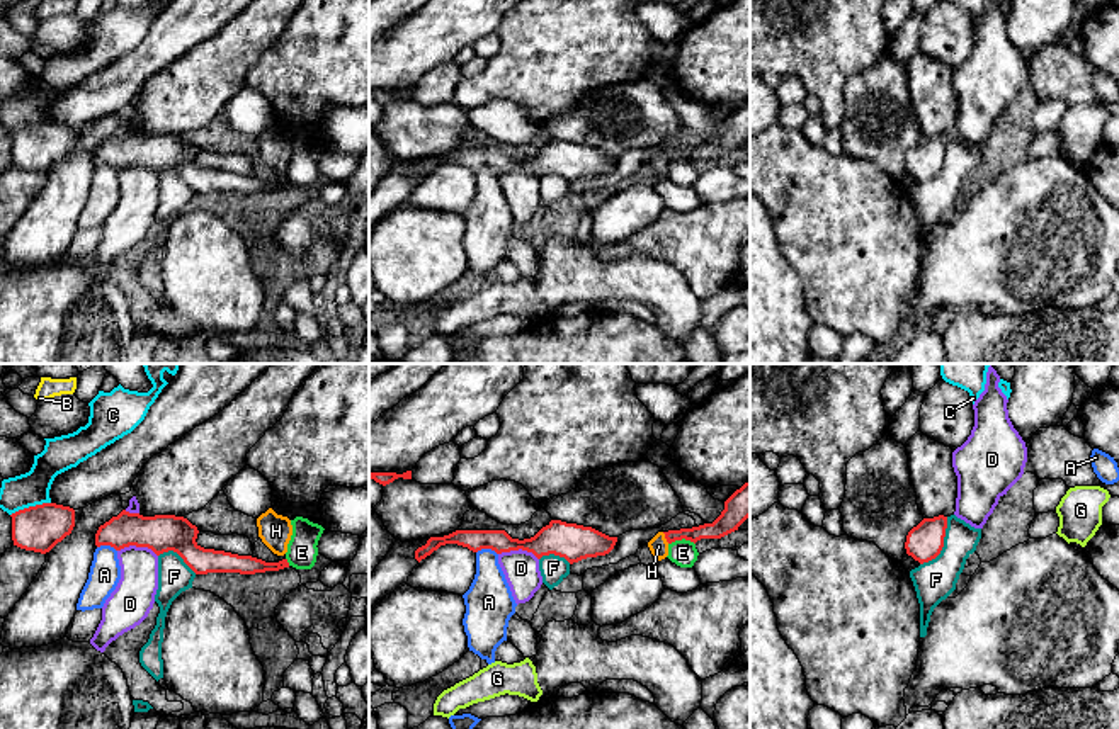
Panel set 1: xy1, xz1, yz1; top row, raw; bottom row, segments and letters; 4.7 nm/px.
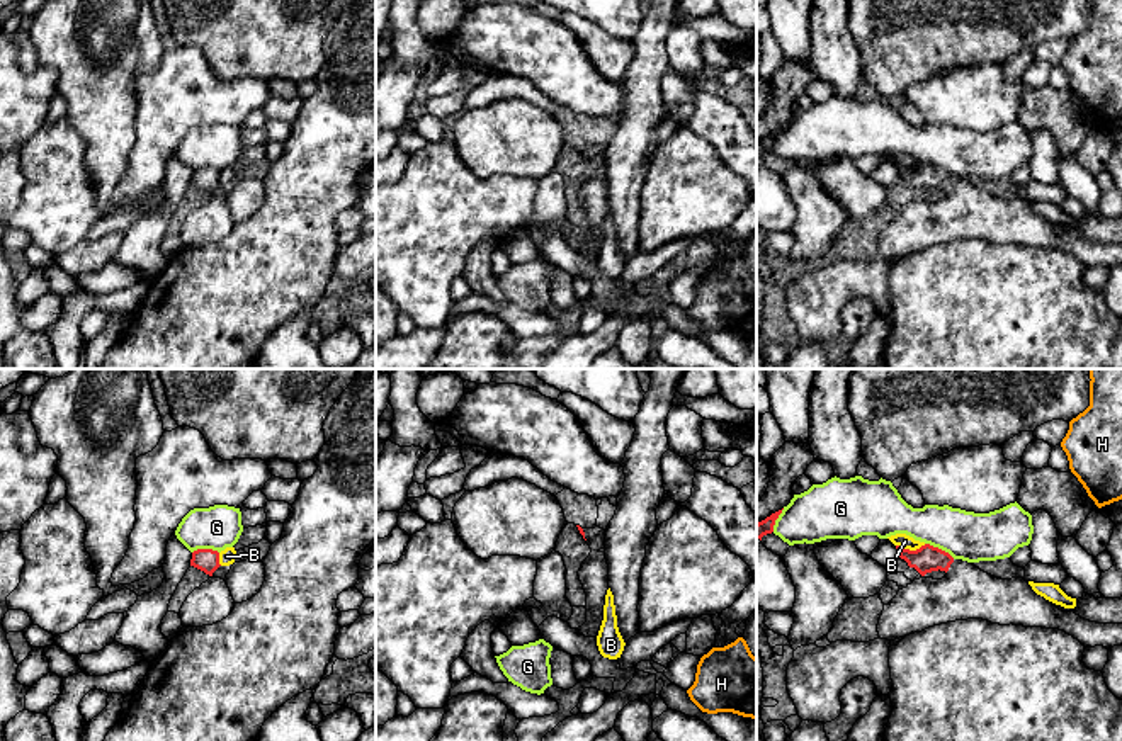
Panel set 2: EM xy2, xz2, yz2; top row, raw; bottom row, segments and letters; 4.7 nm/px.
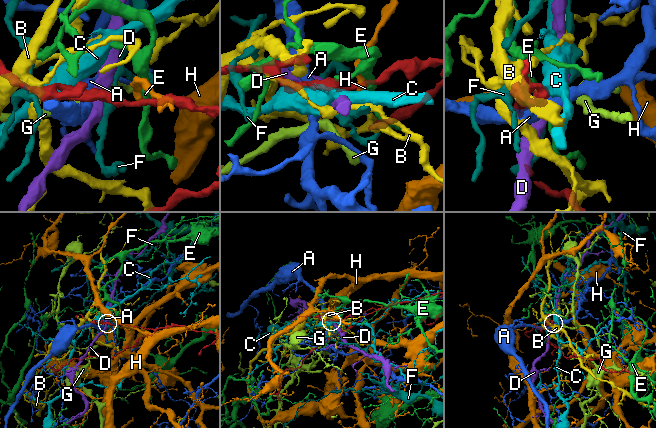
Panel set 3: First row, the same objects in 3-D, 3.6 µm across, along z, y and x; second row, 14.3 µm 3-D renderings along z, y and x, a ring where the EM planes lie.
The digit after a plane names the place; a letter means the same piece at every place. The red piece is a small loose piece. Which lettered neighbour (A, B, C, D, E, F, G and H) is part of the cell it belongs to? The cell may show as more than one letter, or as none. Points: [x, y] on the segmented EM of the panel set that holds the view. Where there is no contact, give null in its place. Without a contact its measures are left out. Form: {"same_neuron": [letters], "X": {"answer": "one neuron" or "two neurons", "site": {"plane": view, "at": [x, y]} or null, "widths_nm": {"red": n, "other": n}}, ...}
{"same_neuron": [], "A": {"answer": "two neurons", "site": {"plane": "xz1", "at": [487, 548]}, "widths_nm": {"red": 110, "other": 220}}, "B": {"answer": "two neurons", "site": {"plane": "yz2", "at": [908, 549]}, "widths_nm": {"red": 130, "other": 70}}, "C": {"answer": "two neurons", "site": {"plane": "xy1", "at": [29, 507]}, "widths_nm": {"red": 220, "other": 160}}, "D": {"answer": "two neurons", "site": {"plane": "xy1", "at": [138, 546]}, "widths_nm": {"red": 180, "other": 200}}, "E": {"answer": "two neurons", "site": {"plane": "xz1", "at": [681, 539]}, "widths_nm": {"red": 100, "other": 120}}, "F": {"answer": "two neurons", "site": {"plane": "yz1", "at": [942, 544]}, "widths_nm": {"red": 180, "other": 190}}, "G": {"answer": "two neurons", "site": {"plane": "yz2", "at": [940, 549]}, "widths_nm": {"red": 130, "other": 240}}, "H": {"answer": "two neurons", "site": {"plane": "xz1", "at": [665, 537]}, "widths_nm": {"red": 80, "other": 90}}}

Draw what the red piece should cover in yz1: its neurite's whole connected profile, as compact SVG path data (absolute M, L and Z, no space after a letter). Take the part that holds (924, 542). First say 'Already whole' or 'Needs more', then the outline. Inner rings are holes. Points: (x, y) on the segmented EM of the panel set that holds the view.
Already whole. M939 515L934 518L923 518L913 527L905 542L906 554L920 564L935 559L942 547L947 528L947 517Z

